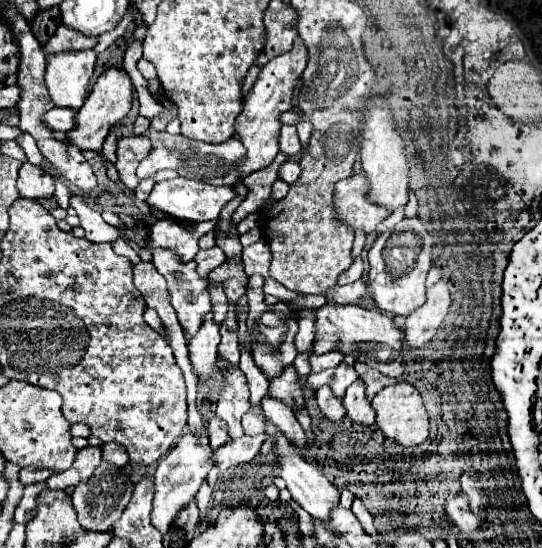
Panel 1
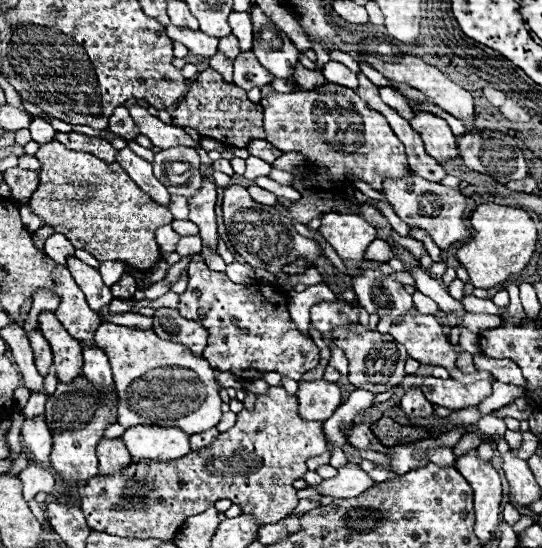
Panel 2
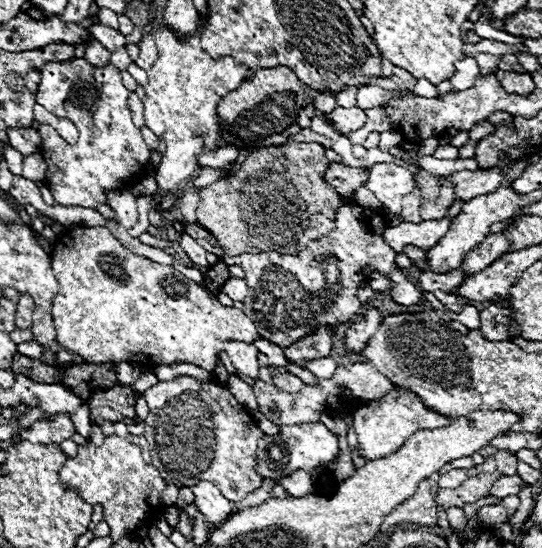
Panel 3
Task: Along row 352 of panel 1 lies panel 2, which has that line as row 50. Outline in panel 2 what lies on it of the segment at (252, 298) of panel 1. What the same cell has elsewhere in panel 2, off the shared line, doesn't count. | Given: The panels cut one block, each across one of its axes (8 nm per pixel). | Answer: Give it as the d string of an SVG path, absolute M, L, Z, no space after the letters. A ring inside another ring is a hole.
M252 6L252 26L254 26L254 48L252 52L260 64L270 70L276 78L292 80L292 70L298 62L300 52L290 42L290 38L258 8Z

